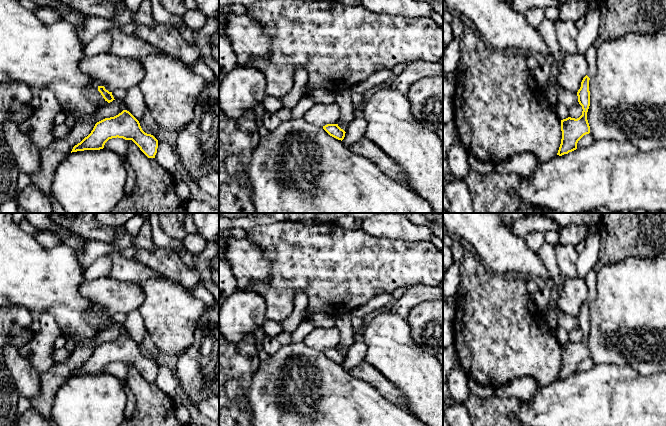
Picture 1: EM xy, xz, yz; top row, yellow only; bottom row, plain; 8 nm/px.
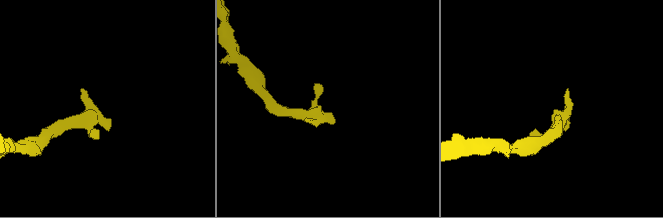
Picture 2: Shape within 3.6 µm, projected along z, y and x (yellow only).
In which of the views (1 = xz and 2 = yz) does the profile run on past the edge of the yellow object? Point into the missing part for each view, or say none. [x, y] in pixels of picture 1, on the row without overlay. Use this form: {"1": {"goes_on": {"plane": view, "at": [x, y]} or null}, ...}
{"1": {"goes_on": null}, "2": {"goes_on": {"plane": "yz", "at": [590, 278]}}}

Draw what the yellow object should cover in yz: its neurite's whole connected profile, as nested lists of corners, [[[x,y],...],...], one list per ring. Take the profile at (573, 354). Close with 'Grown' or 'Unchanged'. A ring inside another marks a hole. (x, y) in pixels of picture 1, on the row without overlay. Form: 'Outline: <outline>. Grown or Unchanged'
Outline: [[[592,268],[584,277],[588,286],[588,297],[581,306],[581,311],[577,316],[578,326],[582,330],[582,339],[575,343],[568,341],[561,344],[562,363],[557,379],[562,380],[577,373],[578,365],[586,358],[590,357],[590,350],[587,344],[587,336],[590,330],[589,304],[598,295],[596,288],[596,274]]]. Grown

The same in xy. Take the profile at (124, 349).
Outline: [[[127,334],[97,346],[91,357],[75,369],[71,377],[103,373],[109,363],[117,361],[132,364],[148,382],[155,382],[158,364],[145,357],[139,345]]]. Unchanged

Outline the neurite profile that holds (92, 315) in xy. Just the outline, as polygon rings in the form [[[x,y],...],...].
[[[95,307],[87,310],[85,312],[85,317],[90,321],[92,325],[94,325],[99,331],[104,330],[108,326],[103,322],[101,317],[98,315],[98,310]]]

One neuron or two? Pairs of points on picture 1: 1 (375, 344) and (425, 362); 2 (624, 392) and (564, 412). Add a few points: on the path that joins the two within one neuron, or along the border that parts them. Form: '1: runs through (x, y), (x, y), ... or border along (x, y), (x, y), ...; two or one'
1: runs through (387, 346), (403, 362), (413, 362); one
2: runs through (609, 405), (579, 406); one

